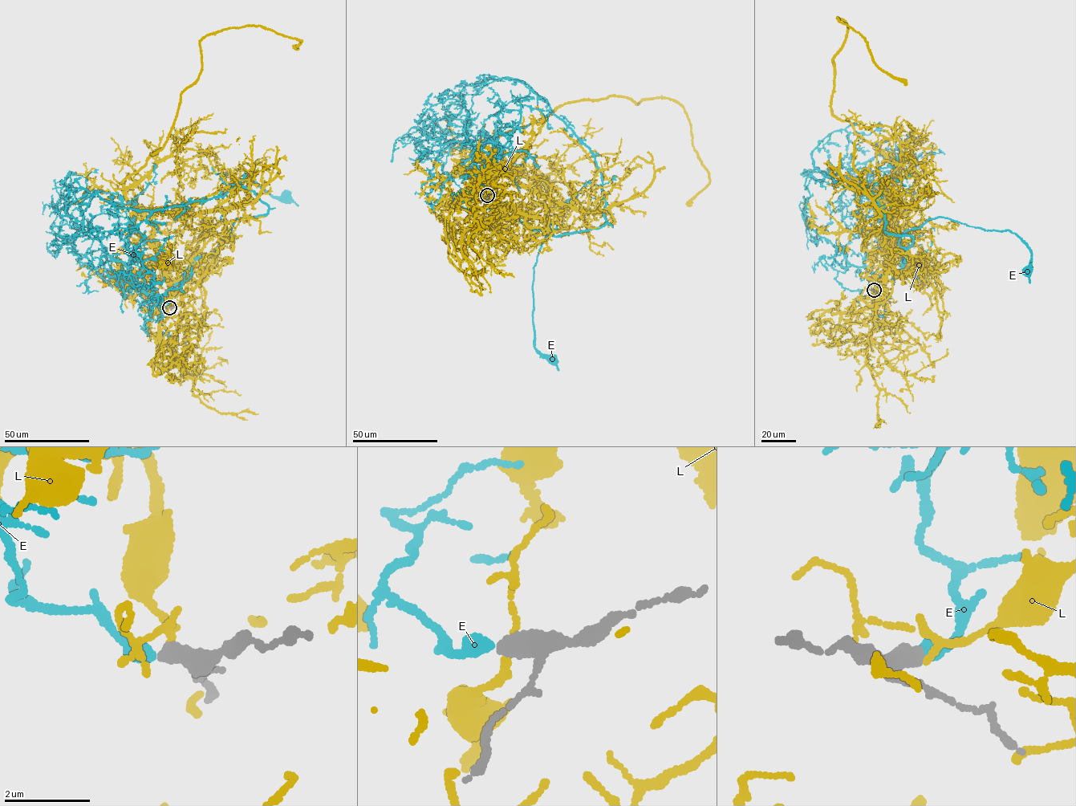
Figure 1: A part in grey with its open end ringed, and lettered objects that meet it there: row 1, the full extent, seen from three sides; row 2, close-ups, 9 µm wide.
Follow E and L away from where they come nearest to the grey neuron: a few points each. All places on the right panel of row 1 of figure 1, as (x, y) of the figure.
E: (874, 290), (875, 276), (903, 265), (906, 250), (899, 238), (937, 217), (1017, 234), (1031, 254), (1027, 269)
L: (875, 290), (895, 219), (894, 183), (883, 152), (832, 112), (832, 61), (846, 34), (837, 18), (904, 84)

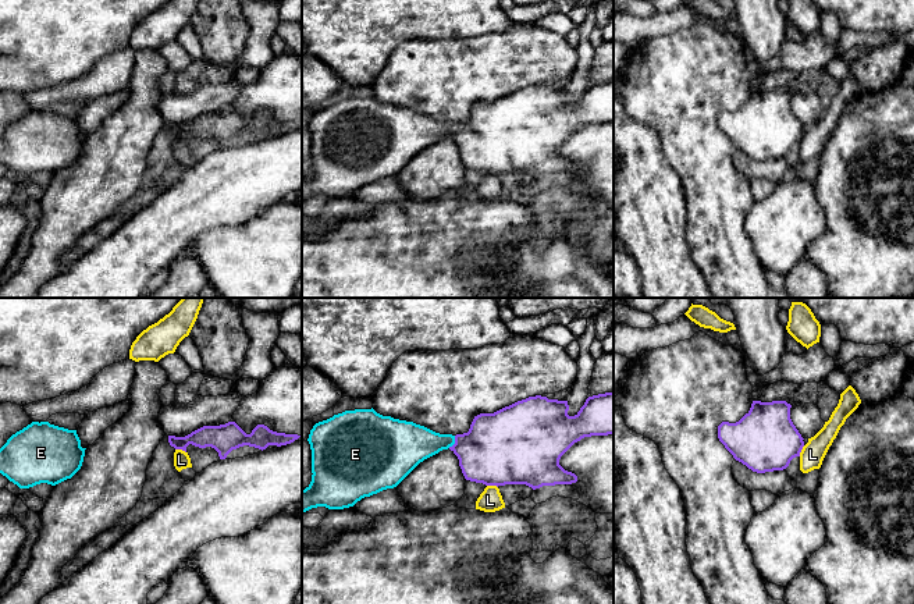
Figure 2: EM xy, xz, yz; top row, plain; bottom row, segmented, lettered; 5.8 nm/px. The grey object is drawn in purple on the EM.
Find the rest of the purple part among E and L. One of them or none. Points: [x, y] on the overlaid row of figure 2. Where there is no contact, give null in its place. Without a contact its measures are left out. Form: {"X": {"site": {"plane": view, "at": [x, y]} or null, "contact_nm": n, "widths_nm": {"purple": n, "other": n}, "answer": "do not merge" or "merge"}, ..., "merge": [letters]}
{"E": {"site": {"plane": "xz", "at": [455, 443]}, "contact_nm": 80, "widths_nm": {"purple": 400, "other": 220}, "answer": "merge"}, "L": {"site": {"plane": "xy", "at": [181, 448]}, "contact_nm": 70, "widths_nm": {"purple": 160, "other": 100}, "answer": "do not merge"}, "merge": ["E"]}

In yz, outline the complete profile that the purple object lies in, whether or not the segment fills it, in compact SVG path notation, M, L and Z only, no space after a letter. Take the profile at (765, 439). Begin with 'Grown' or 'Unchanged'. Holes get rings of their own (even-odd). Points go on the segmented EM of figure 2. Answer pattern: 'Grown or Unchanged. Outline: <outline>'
Unchanged. Outline: M753 401L739 422L718 426L718 438L753 472L783 470L804 447L804 438L790 419L790 408L786 401Z

